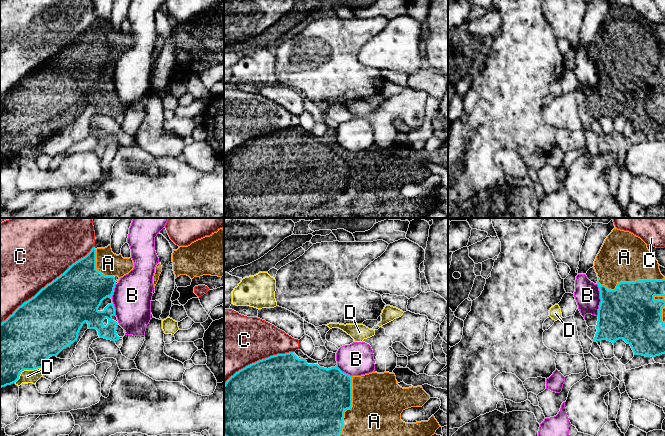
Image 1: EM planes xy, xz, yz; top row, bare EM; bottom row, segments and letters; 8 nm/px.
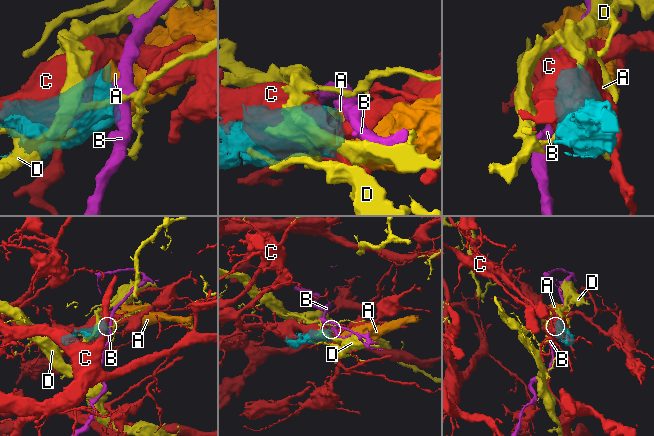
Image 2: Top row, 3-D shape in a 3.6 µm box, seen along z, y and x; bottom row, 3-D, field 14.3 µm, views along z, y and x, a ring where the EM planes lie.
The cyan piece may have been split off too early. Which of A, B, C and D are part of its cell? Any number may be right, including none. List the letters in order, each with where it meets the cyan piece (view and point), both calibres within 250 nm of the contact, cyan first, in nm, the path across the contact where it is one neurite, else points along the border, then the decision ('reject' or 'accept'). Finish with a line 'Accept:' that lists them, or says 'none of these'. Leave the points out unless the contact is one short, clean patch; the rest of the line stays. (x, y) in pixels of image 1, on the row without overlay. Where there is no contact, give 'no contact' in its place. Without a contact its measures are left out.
A: contact yz (630, 58); calibres 440 and 400 nm; accept
B: contact yz (601, 76); calibres 440 and 200 nm; border yz (596, 60), (600, 75), (597, 91); reject
C: contact xy (47, 60); calibres 460 and 500 nm; reject
D: contact xy (26, 145); calibres 460 and 110 nm; border xy (41, 143), (23, 146), (14, 158); reject
Accept: A

